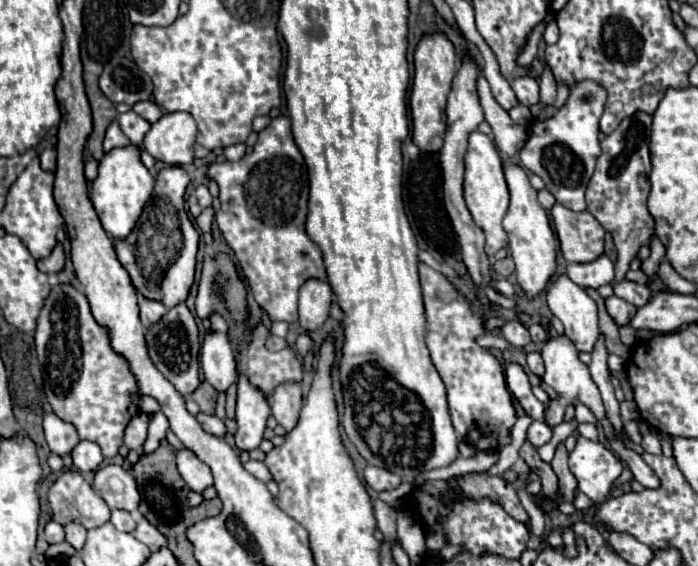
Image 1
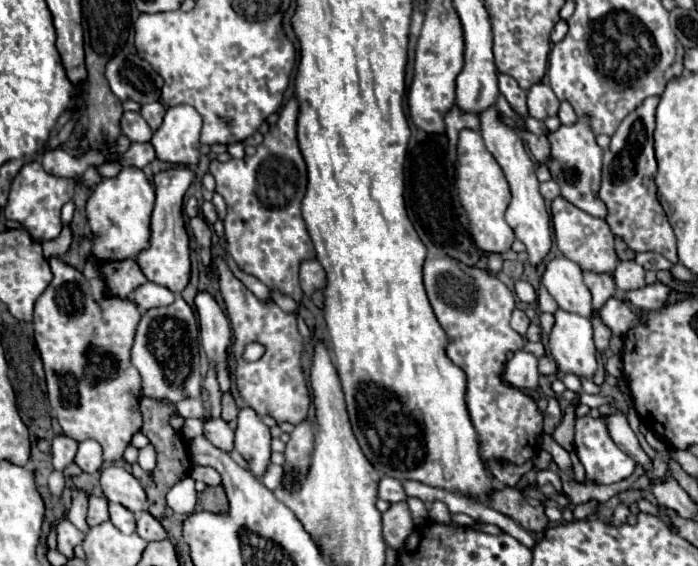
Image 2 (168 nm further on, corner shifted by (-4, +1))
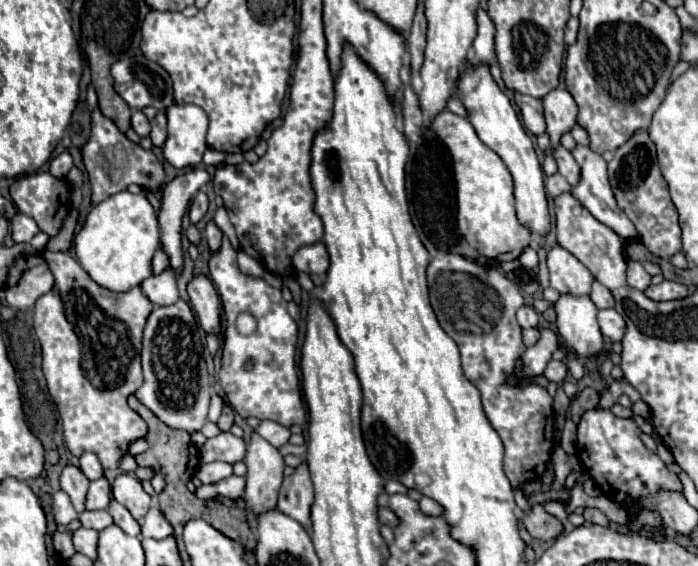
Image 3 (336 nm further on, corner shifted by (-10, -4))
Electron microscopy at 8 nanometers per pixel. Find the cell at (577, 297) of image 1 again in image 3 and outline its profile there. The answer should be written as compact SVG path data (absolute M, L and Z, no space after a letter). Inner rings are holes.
M556 245L548 251L548 271L550 287L560 293L588 295L594 281L592 273L564 247Z

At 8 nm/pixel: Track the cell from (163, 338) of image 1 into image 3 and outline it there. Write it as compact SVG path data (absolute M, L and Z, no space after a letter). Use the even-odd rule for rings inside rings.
M180 299L168 307L166 305L154 307L144 329L144 347L142 347L144 385L136 391L136 397L168 427L184 429L190 435L200 431L202 425L206 423L212 397L210 375L206 371L202 351L204 347L198 335L198 325L186 301Z

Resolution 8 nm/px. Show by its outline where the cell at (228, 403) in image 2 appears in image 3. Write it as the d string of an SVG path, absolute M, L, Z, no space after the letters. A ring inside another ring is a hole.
M224 405L224 407L222 407L222 415L220 415L220 419L218 419L220 431L228 431L228 429L232 427L232 423L234 423L234 413L232 413L230 405Z

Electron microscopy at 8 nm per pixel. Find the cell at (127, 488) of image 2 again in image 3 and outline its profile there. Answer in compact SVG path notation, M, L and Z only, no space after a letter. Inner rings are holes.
M120 473L114 479L112 493L114 493L114 499L132 513L134 519L144 517L150 509L150 495L142 489L142 483L130 473Z

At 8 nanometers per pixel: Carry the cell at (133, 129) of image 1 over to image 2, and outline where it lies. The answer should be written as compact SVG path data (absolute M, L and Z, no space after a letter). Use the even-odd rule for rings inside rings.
M124 112L120 126L122 126L122 134L126 134L132 142L150 142L152 138L150 126L138 112Z

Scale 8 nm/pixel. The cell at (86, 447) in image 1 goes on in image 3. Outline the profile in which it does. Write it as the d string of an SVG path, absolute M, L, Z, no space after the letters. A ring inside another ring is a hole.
M84 453L80 457L80 469L90 481L100 479L102 473L104 473L104 469L102 469L102 465L100 465L100 461L98 461L98 457L94 453Z

